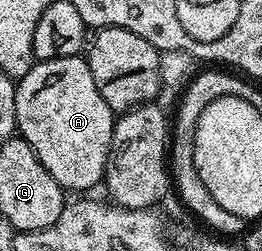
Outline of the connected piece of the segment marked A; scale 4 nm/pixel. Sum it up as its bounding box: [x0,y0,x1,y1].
[16,55,114,194]

